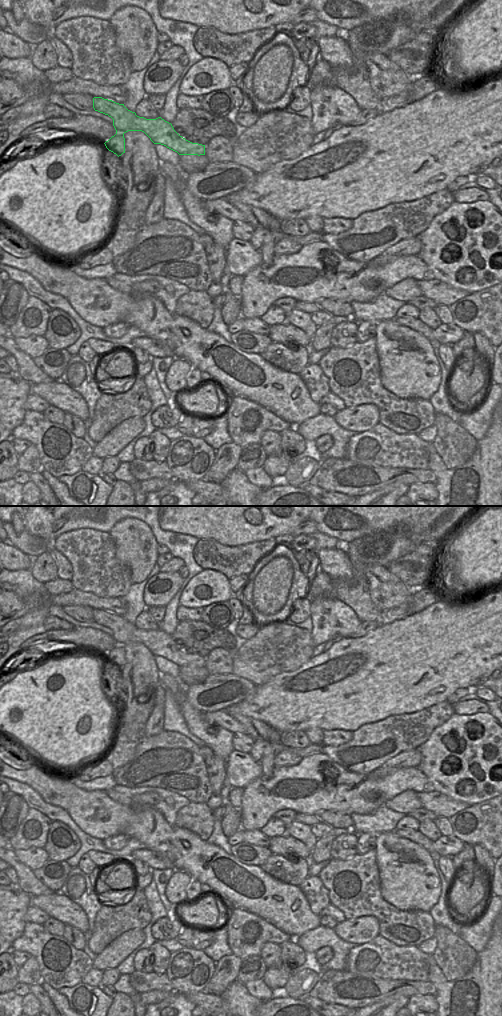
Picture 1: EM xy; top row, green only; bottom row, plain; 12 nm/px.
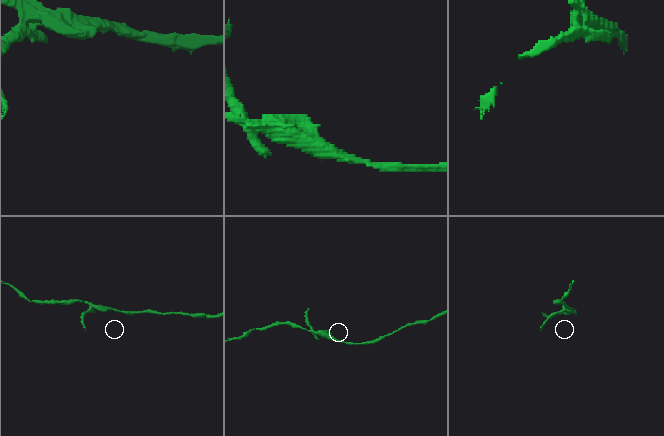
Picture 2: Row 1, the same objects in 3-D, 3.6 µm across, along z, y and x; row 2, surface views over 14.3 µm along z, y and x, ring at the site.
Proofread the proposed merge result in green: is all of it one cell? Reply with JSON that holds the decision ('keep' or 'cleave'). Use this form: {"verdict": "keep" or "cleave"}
{"verdict": "cleave"}

